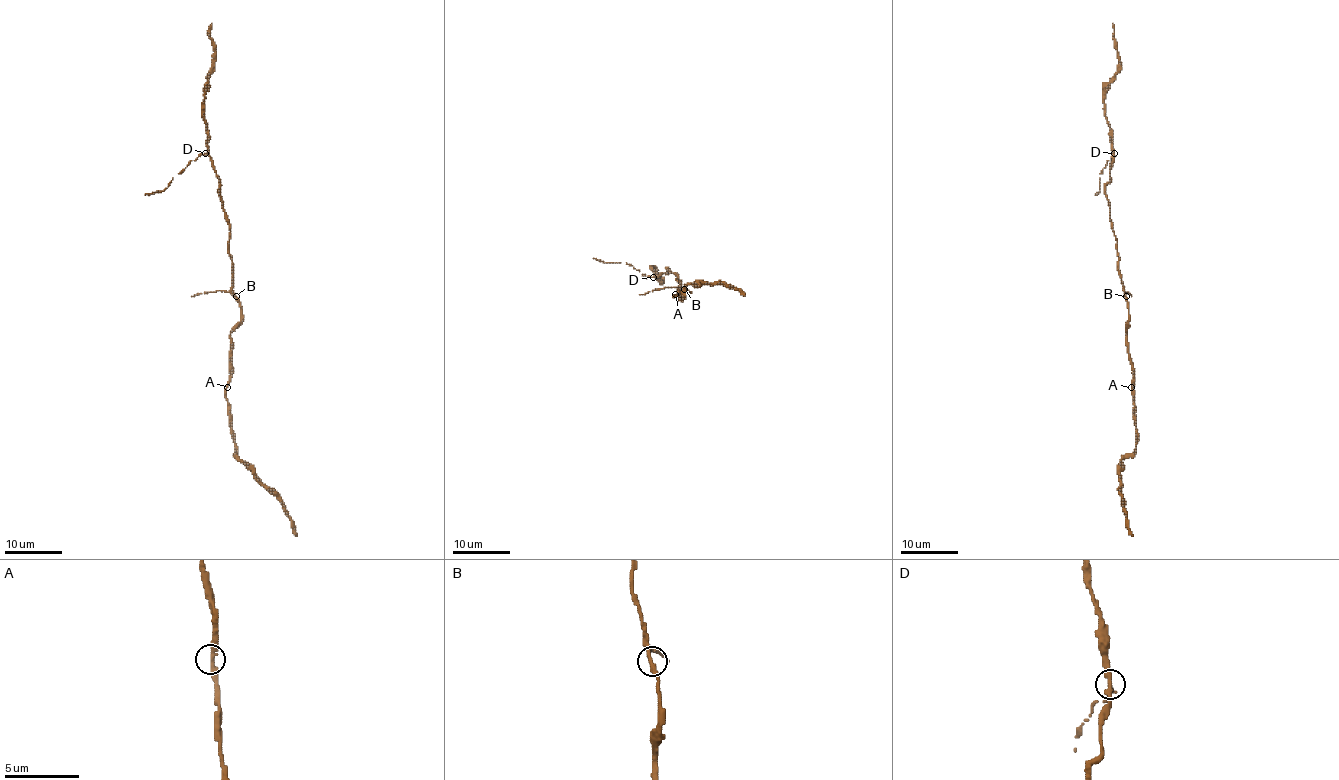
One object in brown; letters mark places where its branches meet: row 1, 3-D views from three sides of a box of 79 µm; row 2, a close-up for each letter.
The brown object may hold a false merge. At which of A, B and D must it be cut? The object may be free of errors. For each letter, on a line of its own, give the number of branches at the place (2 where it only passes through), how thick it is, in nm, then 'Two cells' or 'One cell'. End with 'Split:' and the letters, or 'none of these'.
A: Branches: 2. Thickness 320 nm. One cell
B: Branches: 2. Thickness 320 nm. One cell
D: Branches: 2. Thickness 320 nm. One cell
Split: none of these

